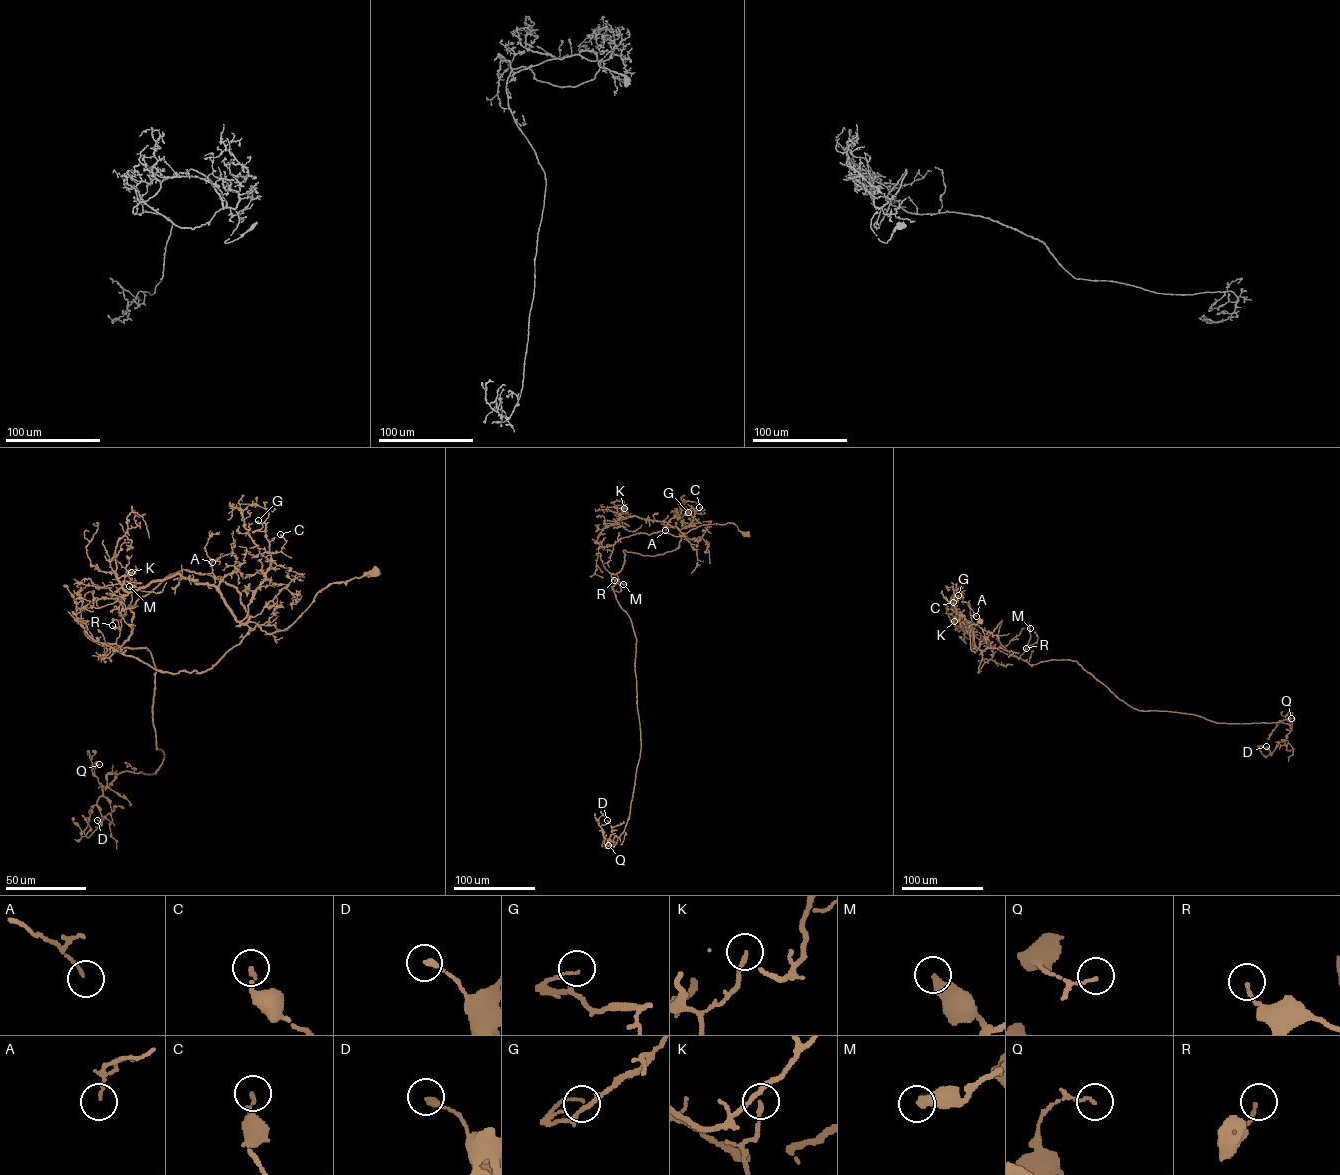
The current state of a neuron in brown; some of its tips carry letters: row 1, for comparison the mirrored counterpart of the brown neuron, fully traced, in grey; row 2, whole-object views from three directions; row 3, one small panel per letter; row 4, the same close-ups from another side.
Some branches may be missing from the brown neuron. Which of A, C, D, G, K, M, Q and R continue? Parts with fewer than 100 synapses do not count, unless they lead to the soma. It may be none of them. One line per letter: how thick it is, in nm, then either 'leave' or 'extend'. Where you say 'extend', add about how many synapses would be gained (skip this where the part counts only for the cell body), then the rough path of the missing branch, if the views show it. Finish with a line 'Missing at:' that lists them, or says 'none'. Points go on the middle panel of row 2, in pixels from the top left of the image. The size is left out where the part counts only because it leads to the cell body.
A: calibre 100 nm; leave
C: calibre 160 nm; leave
D: calibre 240 nm; leave
G: calibre 90 nm; leave
K: calibre 170 nm; leave
M: calibre 440 nm; leave
Q: calibre 110 nm; leave
R: calibre 110 nm; leave
Missing at: none

